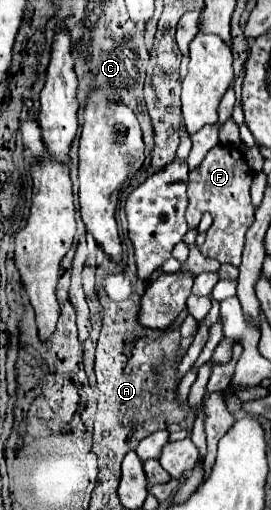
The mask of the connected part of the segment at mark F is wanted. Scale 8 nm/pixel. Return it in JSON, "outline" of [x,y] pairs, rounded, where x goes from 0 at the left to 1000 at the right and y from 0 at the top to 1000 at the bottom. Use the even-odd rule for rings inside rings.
{"outline":[[[801,284],[764,300],[734,331],[697,339],[697,406],[690,406],[690,437],[697,445],[727,445],[727,433],[756,414],[786,424],[786,437],[764,453],[756,476],[734,484],[756,504],[801,508],[808,516],[852,516],[867,524],[889,518],[904,480],[904,461],[937,433],[941,408],[930,402],[923,367],[937,351],[934,333],[889,308],[875,288]]]}

